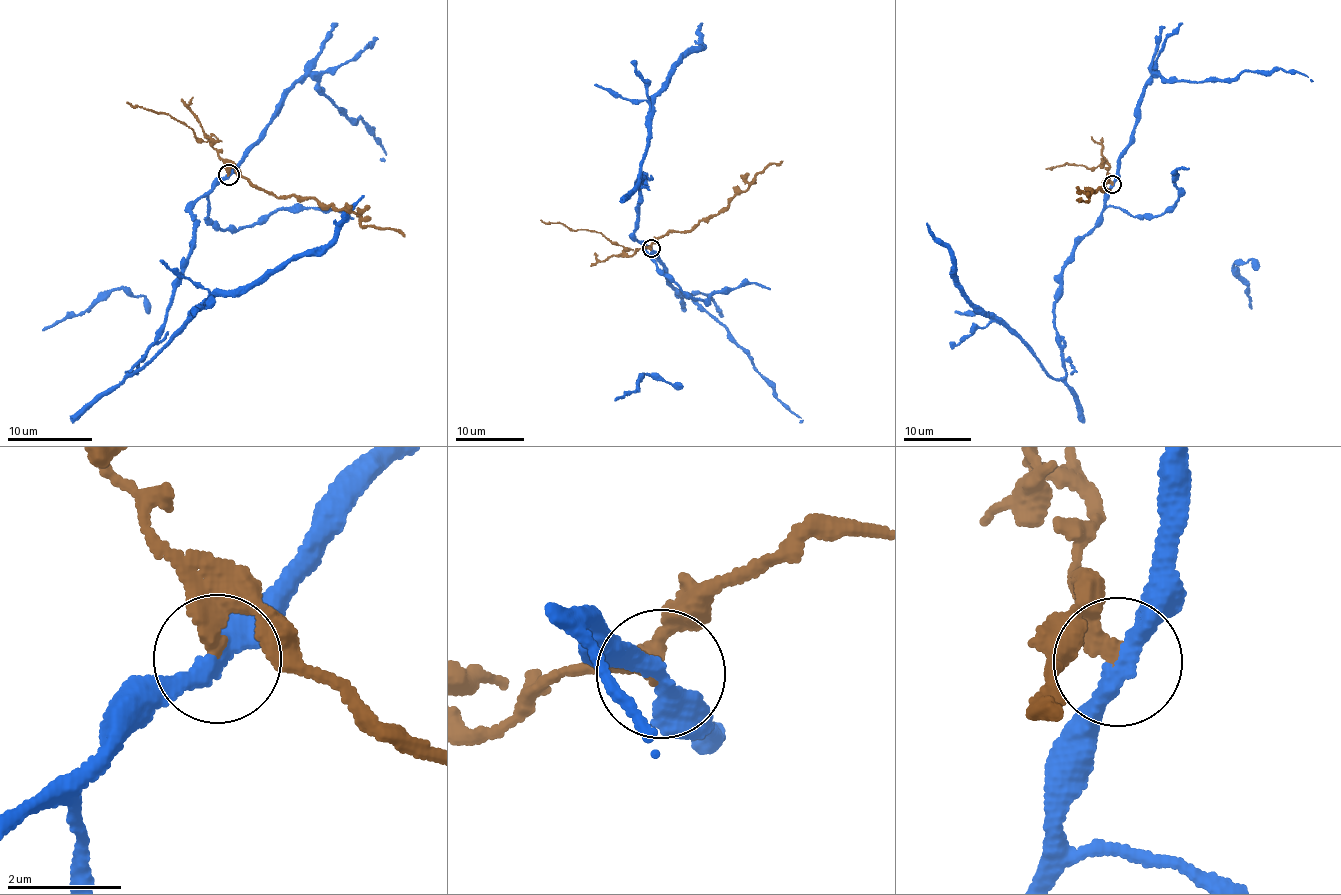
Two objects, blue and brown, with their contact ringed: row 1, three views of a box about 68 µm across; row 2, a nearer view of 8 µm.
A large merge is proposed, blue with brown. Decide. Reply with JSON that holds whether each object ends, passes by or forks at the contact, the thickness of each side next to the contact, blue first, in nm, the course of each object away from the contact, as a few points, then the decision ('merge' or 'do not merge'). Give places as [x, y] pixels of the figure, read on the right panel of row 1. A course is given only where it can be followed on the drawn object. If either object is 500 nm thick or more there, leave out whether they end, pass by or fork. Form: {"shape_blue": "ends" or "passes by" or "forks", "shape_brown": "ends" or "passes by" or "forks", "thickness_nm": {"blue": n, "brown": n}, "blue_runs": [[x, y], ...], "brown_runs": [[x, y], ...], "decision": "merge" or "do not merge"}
{"shape_blue": "passes by", "shape_brown": "ends", "thickness_nm": {"blue": 320, "brown": 320}, "blue_runs": [[1112, 183], [1099, 222], [1063, 269], [1054, 329], [1066, 373], [1059, 379], [1005, 324], [970, 307], [927, 222]], "brown_runs": [[1112, 183], [1109, 178], [1104, 189], [1111, 189], [1104, 185], [1093, 190], [1089, 199], [1079, 202]], "decision": "do not merge"}

